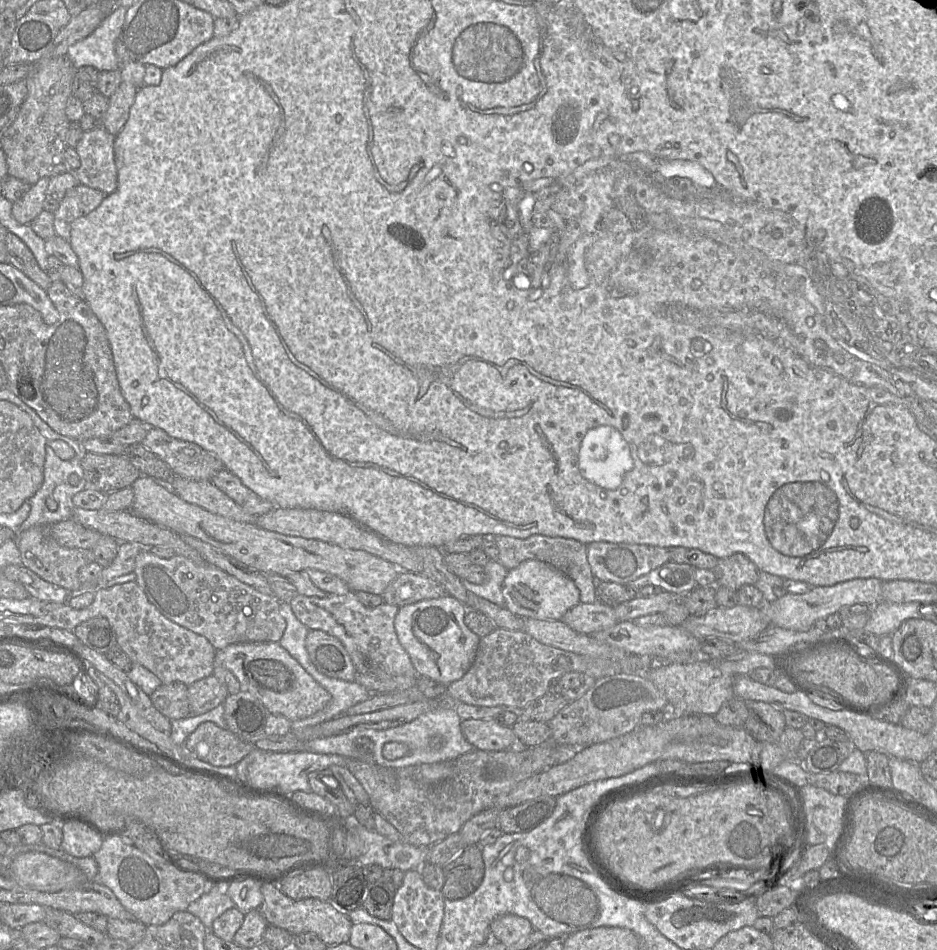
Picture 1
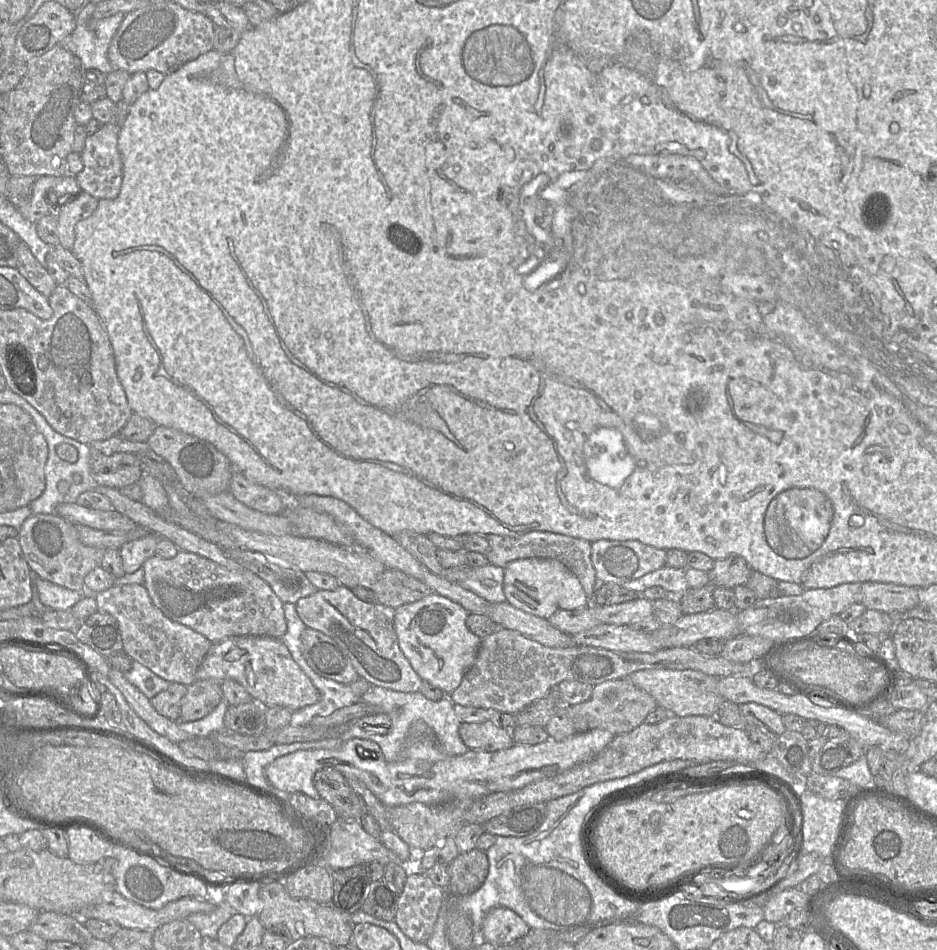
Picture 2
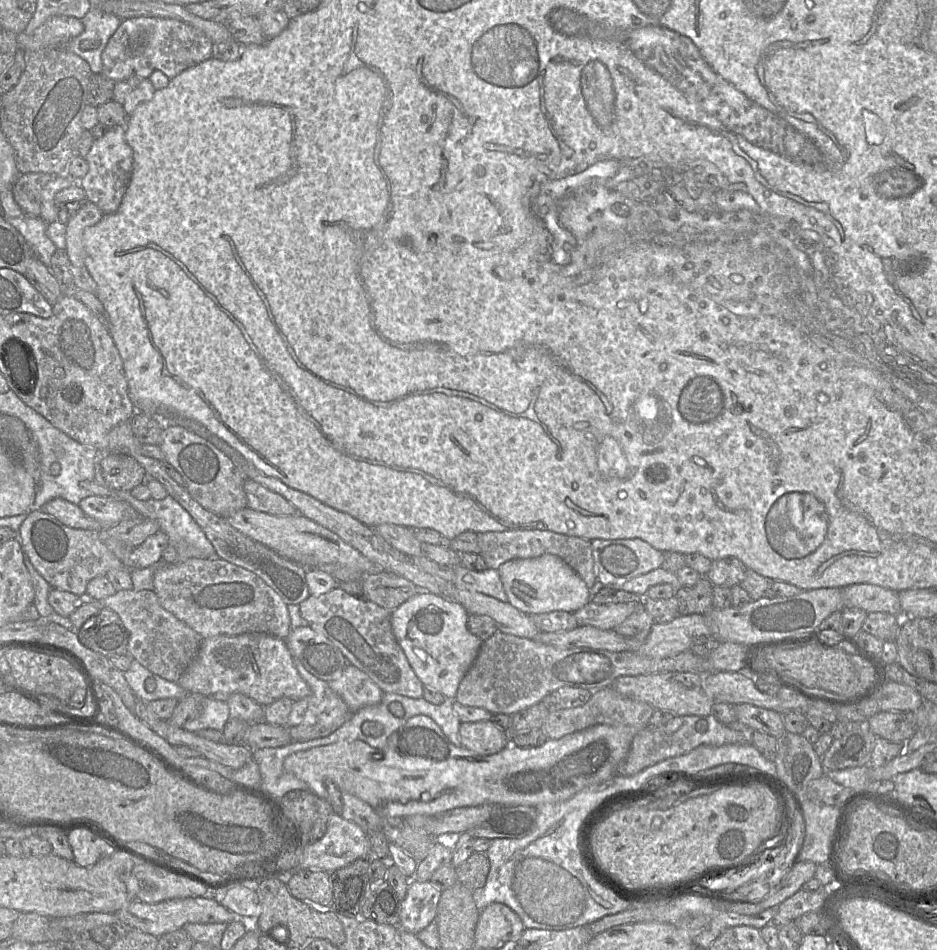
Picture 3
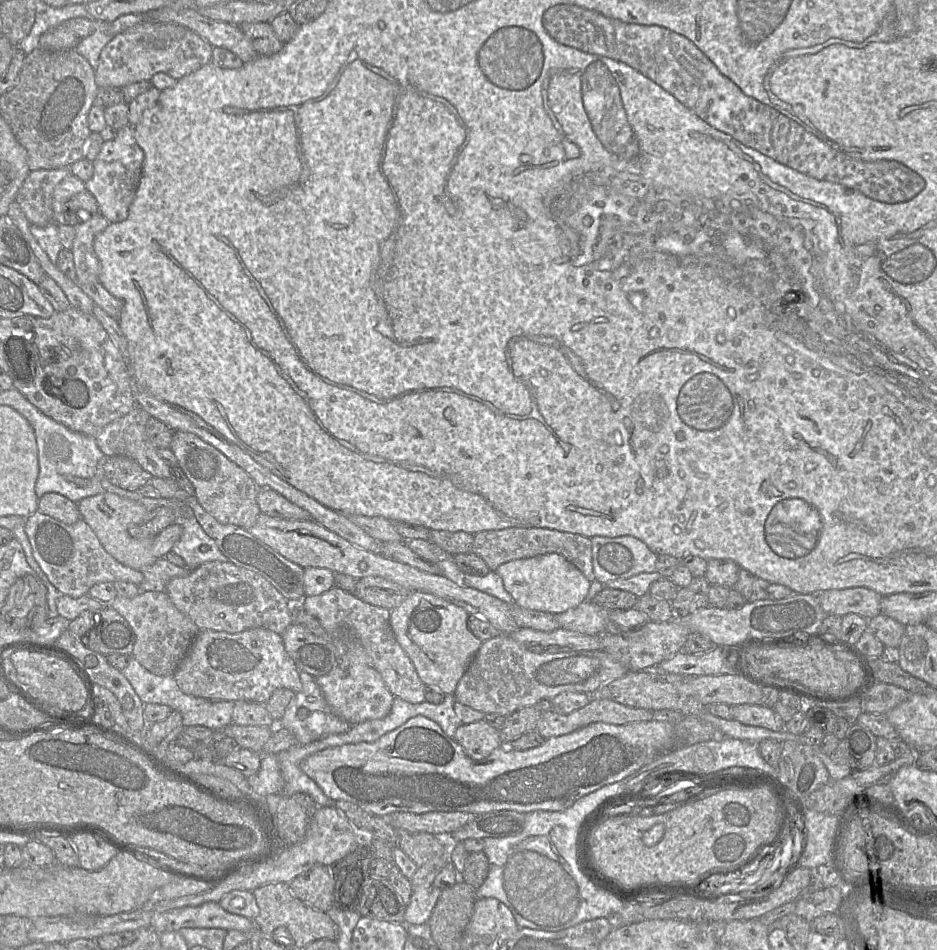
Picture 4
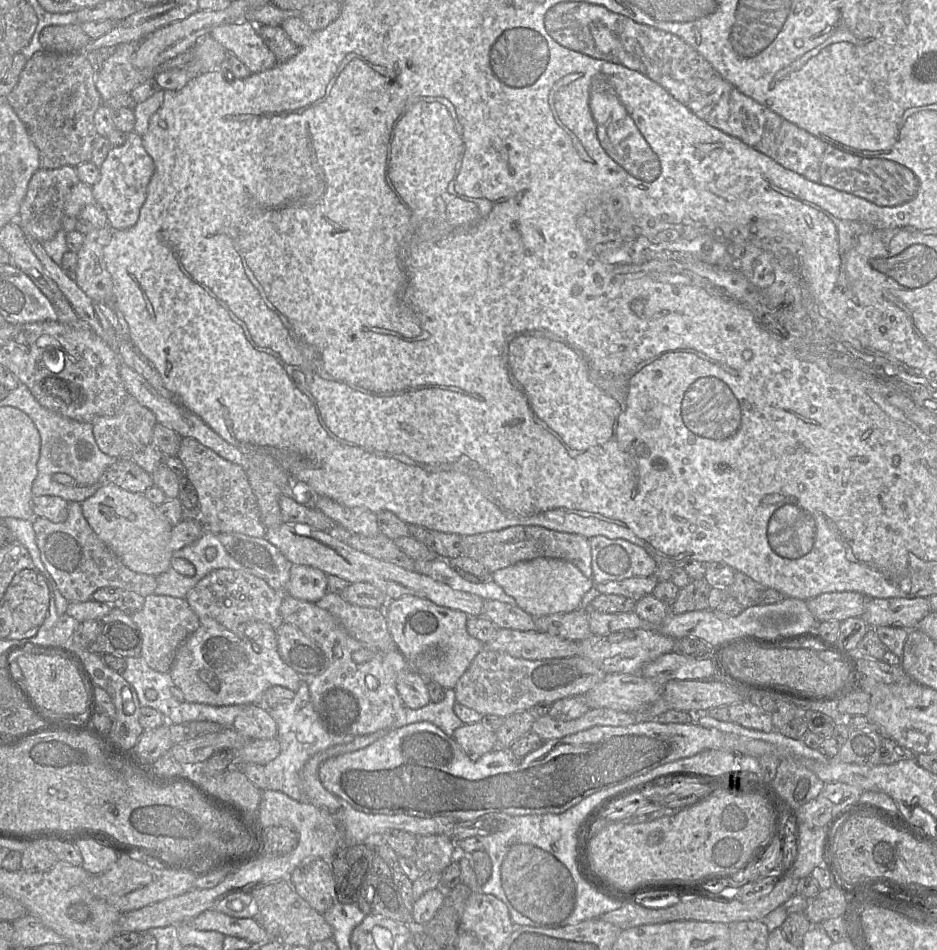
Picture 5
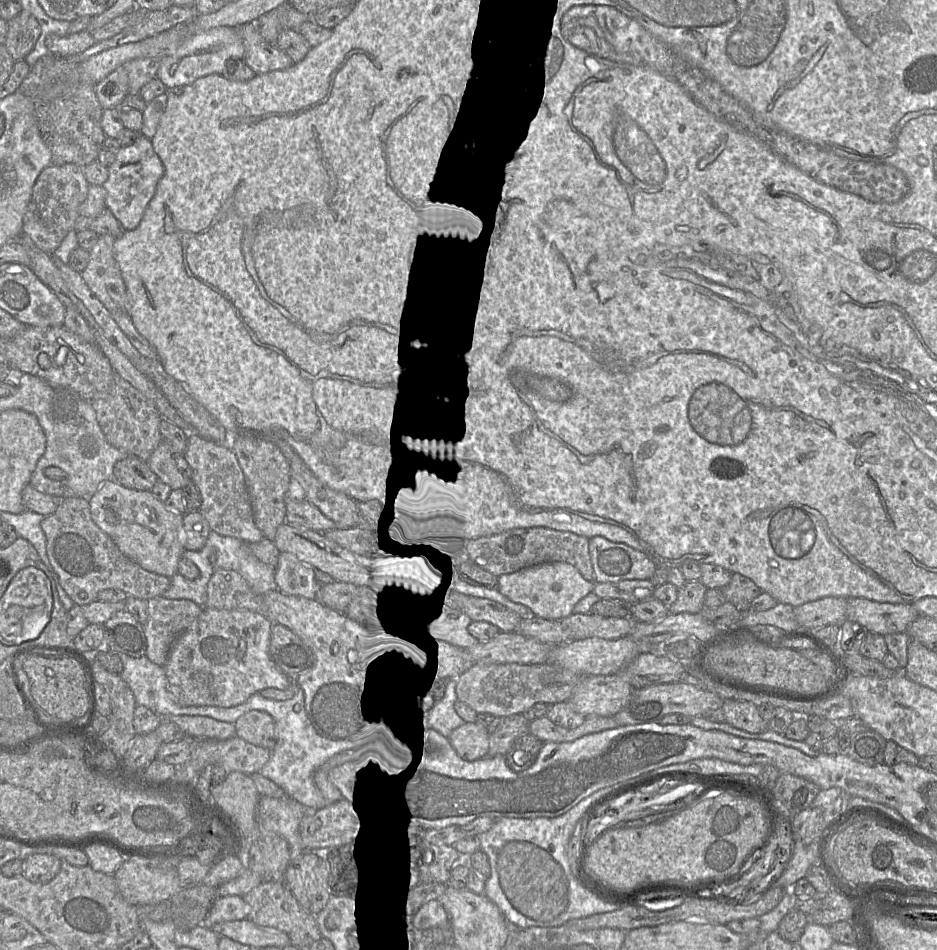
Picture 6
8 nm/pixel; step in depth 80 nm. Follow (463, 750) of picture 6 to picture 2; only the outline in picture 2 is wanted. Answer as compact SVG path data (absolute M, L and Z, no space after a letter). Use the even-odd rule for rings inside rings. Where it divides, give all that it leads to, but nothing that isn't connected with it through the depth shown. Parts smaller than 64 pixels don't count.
M490 720L481 723L461 723L459 735L471 750L494 752L514 744L511 730L498 727Z

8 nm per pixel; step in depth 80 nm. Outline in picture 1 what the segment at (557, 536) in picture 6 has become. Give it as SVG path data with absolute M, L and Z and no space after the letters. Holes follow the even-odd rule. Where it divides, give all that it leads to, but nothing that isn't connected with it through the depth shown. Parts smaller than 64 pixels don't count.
M532 535L525 539L511 536L496 536L495 542L499 549L498 563L506 569L511 570L519 566L526 560L539 560L552 565L569 576L577 586L580 592L580 603L595 603L596 598L596 581L591 571L587 558L587 545L563 537L548 537L543 535Z

